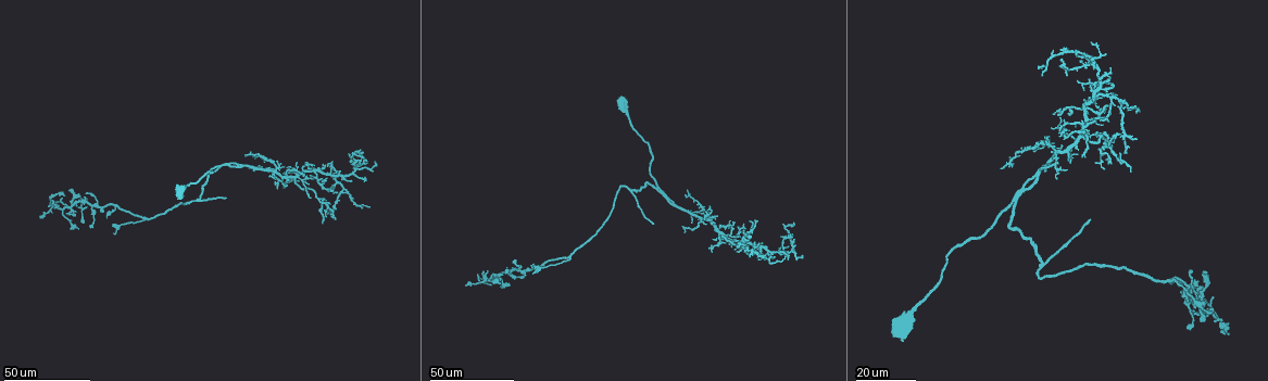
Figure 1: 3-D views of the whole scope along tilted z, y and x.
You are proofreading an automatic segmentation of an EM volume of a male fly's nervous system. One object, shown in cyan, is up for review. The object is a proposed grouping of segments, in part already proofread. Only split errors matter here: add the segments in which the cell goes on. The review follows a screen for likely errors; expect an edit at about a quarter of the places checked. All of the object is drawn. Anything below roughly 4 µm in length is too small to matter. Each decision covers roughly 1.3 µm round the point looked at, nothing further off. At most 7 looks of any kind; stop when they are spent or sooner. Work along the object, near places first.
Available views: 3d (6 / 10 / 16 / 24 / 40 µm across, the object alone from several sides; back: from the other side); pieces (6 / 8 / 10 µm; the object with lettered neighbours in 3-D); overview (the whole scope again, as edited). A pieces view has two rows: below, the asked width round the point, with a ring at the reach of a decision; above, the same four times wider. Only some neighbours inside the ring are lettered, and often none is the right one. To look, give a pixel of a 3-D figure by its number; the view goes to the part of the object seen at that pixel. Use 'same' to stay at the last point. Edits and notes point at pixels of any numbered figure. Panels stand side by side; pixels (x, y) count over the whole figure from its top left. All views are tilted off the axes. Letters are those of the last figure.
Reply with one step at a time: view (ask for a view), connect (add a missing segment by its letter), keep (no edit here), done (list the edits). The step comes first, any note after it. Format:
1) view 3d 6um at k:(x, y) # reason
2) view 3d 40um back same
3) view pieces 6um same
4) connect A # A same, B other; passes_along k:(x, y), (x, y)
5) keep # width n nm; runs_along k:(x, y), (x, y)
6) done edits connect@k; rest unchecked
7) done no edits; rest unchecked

view 3d 24um at 1:(651, 222) # branch stops here

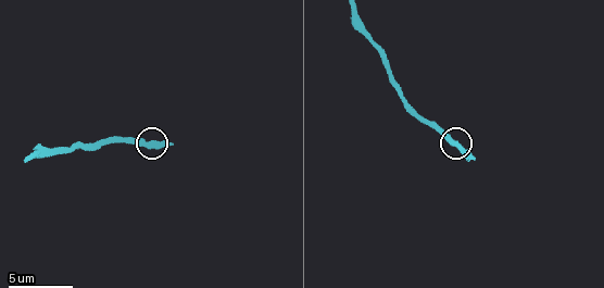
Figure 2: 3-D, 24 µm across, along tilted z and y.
view pieces 10um at 2:(473, 159)

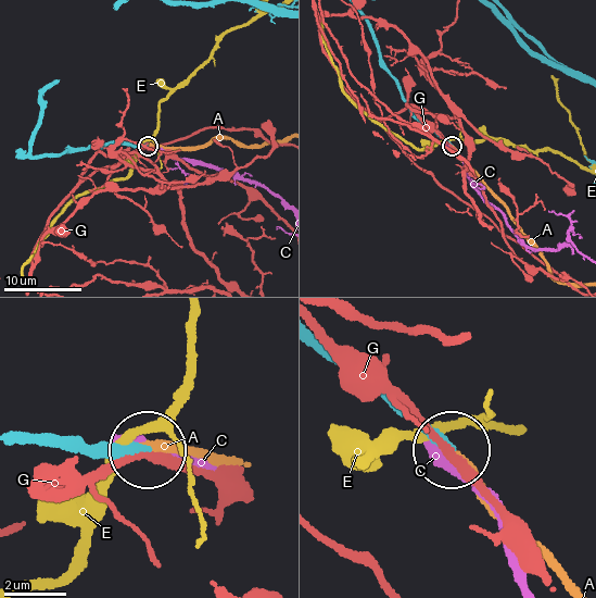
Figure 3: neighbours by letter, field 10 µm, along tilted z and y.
connect A # A same, C other, E other, G other; passes_along 3:(39, 440), (100, 459), (140, 449), (223, 465); it goes on there

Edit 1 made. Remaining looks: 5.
view 3d 24um at 1:(1114, 86) # branch stops here

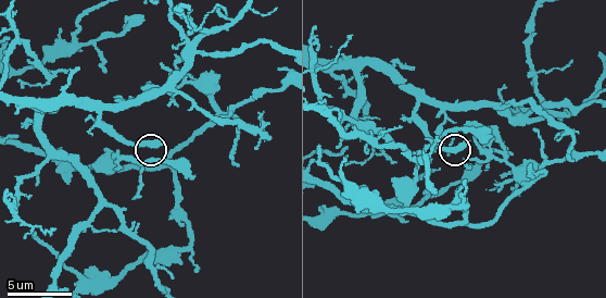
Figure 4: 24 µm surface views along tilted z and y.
view pieces 8um at 4:(160, 144)

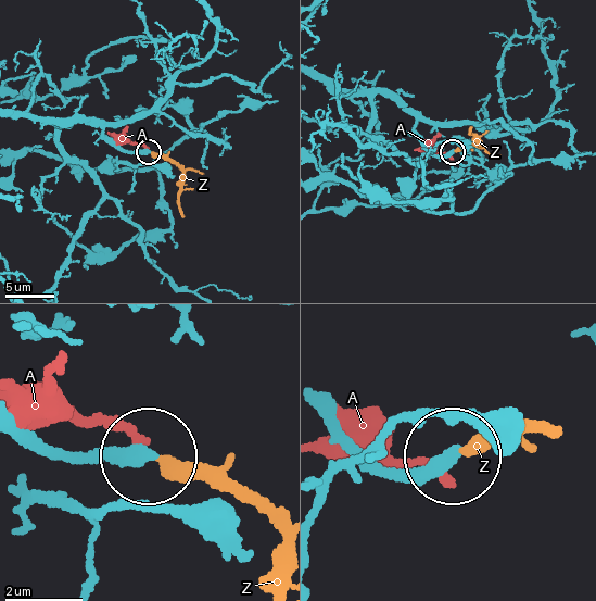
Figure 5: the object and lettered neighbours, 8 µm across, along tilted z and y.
connect Z # A other, Z same; passes_along 5:(358, 446), (401, 471), (542, 432); it goes on there

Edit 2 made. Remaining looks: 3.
view overview

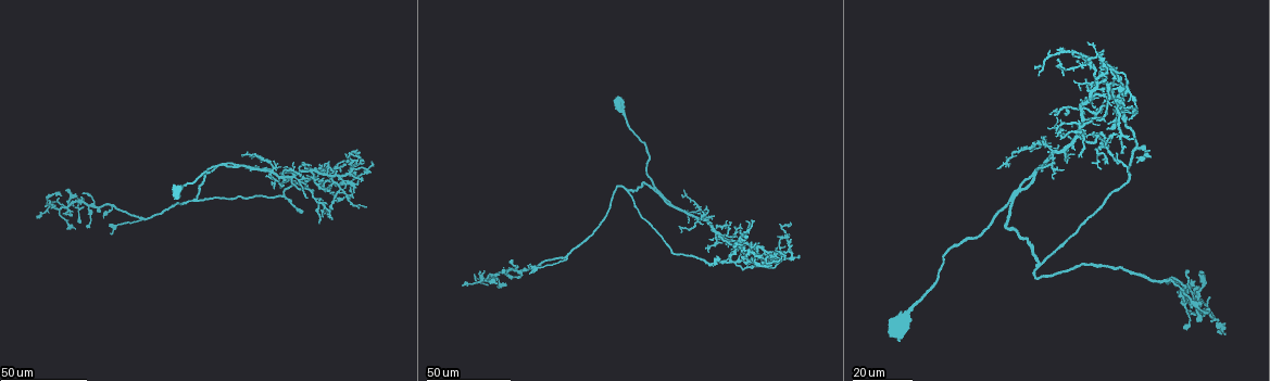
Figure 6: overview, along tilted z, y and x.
view 3d 24um at 6:(348, 198) # tapers out

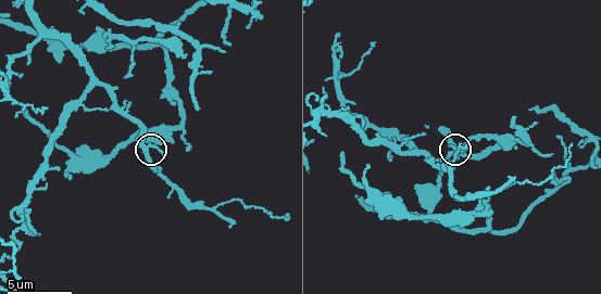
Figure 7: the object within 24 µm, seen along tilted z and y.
view pieces 6um at 7:(468, 144) # what lies round it

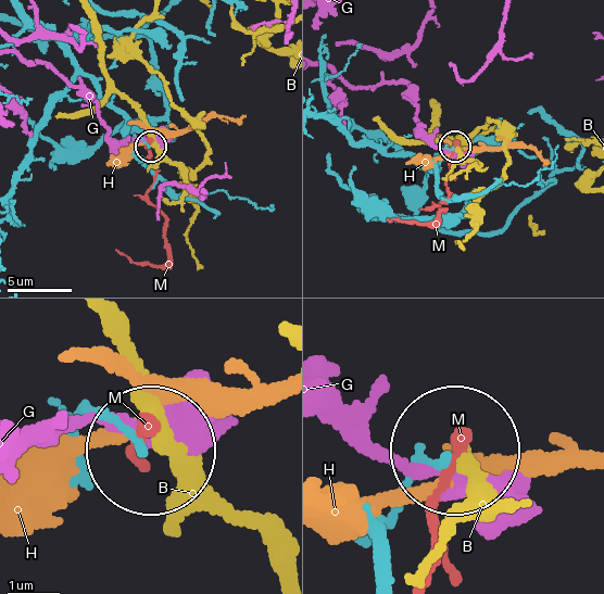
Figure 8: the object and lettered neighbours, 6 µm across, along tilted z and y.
keep # B other, G other, H other, M other; none of them fits

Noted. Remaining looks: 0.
done edits connect@3, connect@5; rest unchecked

